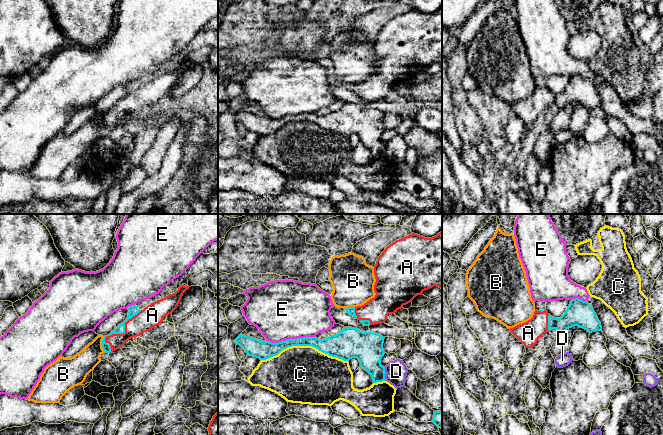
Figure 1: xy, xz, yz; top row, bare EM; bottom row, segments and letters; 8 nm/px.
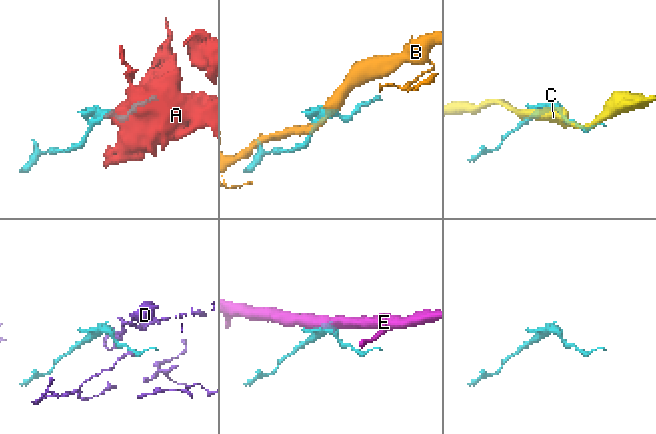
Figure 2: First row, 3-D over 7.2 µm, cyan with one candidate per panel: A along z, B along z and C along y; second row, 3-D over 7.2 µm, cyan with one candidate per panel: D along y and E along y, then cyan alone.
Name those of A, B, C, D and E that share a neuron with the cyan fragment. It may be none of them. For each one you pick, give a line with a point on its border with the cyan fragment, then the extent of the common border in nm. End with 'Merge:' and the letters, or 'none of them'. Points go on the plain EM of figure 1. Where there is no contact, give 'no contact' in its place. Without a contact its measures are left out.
A: meets cyan in xy at (120, 109); contact 420 nm long
Merge: A

